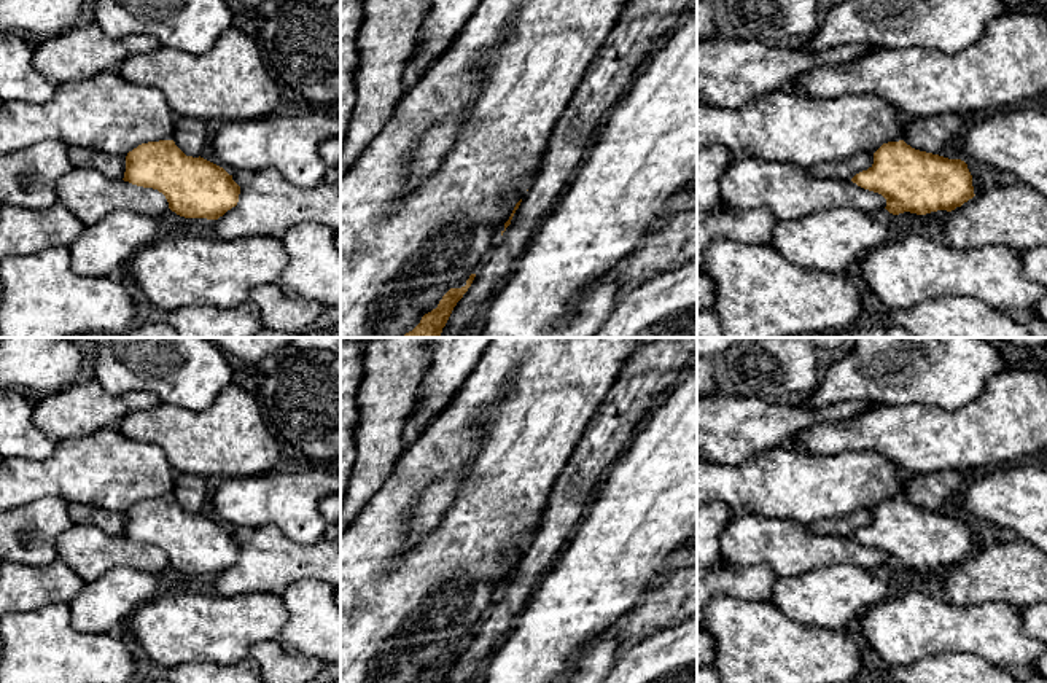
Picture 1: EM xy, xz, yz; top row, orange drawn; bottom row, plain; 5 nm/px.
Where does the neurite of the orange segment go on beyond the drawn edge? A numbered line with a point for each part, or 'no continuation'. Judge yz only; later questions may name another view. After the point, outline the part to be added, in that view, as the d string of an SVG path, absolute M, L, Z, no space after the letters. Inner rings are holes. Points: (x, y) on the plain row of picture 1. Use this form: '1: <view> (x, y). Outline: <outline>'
no continuation

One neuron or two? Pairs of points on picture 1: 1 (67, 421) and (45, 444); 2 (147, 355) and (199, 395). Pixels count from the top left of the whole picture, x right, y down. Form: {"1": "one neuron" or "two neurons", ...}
{"1": "two neurons", "2": "one neuron"}

